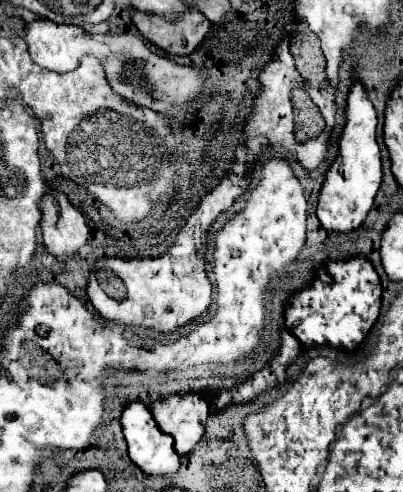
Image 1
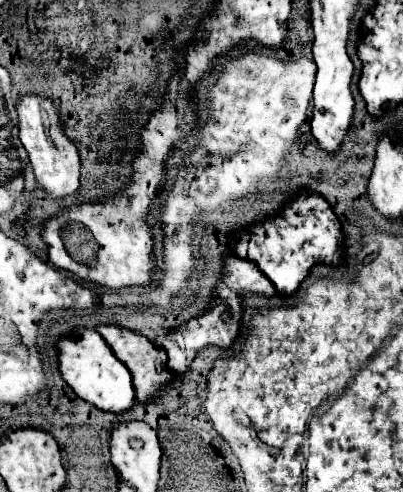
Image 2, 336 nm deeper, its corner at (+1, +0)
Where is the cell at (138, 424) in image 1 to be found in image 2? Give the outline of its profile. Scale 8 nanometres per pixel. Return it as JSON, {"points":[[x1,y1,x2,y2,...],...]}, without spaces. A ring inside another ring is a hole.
{"points":[[77,331,59,343,59,369,65,383,85,401,109,413,125,413,137,403,129,369,115,359,111,347,97,331]]}

